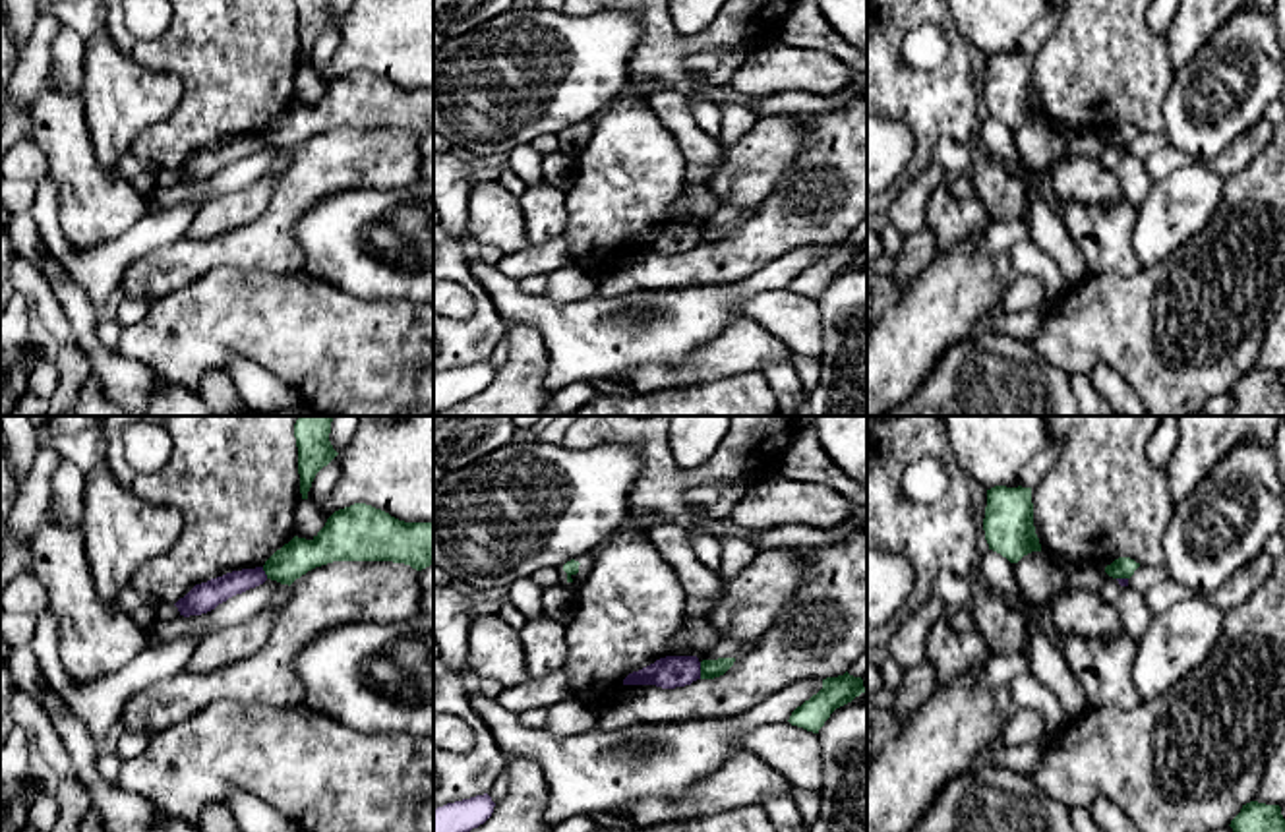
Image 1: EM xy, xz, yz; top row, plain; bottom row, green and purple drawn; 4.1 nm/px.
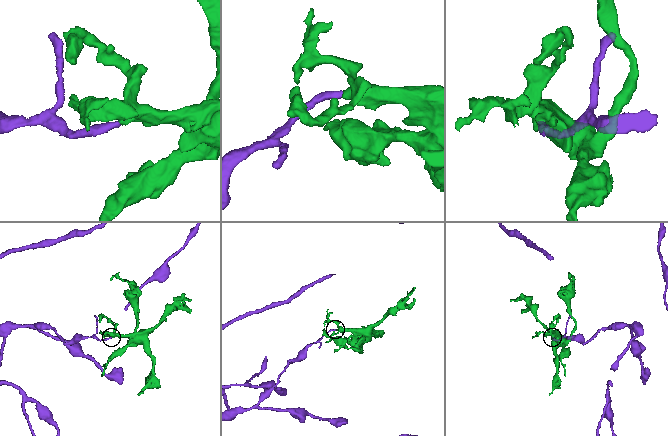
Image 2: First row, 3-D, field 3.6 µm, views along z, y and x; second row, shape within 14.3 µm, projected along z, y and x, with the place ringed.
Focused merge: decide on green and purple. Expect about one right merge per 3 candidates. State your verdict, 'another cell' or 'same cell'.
another cell

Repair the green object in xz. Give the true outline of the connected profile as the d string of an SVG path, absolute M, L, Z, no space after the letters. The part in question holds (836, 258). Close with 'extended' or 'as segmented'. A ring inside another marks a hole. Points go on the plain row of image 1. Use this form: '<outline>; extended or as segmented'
M848 238L838 244L826 244L822 246L822 255L797 273L788 288L792 292L819 300L836 275L852 269L861 259L865 259L861 244L853 244Z; as segmented

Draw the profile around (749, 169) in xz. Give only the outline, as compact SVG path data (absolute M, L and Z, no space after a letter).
M792 114L762 116L741 141L724 147L722 164L706 188L722 205L759 207L803 147L805 132Z

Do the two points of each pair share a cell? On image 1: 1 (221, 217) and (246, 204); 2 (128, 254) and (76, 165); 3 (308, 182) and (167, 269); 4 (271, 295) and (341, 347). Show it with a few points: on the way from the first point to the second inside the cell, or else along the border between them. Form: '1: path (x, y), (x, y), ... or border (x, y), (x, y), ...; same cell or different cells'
1: path (227, 211), (240, 208); same cell
2: border (148, 209), (119, 237), (86, 250), (74, 248); different cells
3: path (275, 217), (244, 248), (202, 256); same cell
4: path (289, 312), (324, 343); same cell

